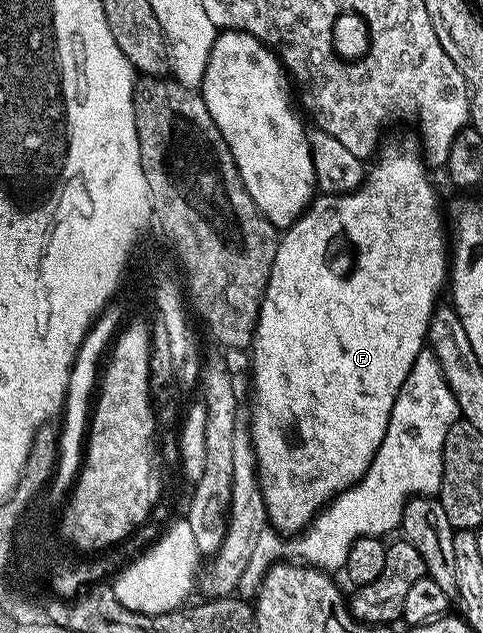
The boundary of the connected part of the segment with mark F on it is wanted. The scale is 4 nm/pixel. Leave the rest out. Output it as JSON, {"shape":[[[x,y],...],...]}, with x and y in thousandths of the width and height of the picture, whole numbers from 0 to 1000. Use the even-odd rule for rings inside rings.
{"shape":[[[805,231],[797,239],[795,237],[797,232],[787,239],[778,254],[770,258],[774,262],[766,261],[762,264],[756,286],[747,289],[745,297],[731,300],[723,306],[658,305],[648,318],[640,321],[631,333],[627,333],[600,357],[588,359],[573,385],[573,397],[569,398],[569,417],[561,417],[561,436],[553,442],[553,457],[549,458],[549,466],[545,468],[540,485],[536,487],[532,523],[524,532],[524,543],[520,548],[520,558],[524,558],[524,667],[520,665],[520,684],[524,689],[524,712],[532,722],[532,746],[540,758],[540,782],[553,801],[553,818],[561,826],[563,836],[580,837],[584,844],[607,847],[629,837],[671,799],[679,799],[698,782],[708,780],[708,777],[723,773],[723,769],[733,768],[733,765],[756,750],[768,731],[772,731],[774,720],[785,714],[785,701],[793,701],[793,689],[801,682],[810,645],[818,645],[818,632],[826,626],[826,613],[834,613],[834,600],[843,600],[843,594],[851,588],[851,575],[859,575],[859,562],[867,562],[867,556],[882,551],[892,499],[909,482],[905,463],[909,463],[911,458],[919,460],[925,452],[930,422],[934,419],[934,382],[925,374],[923,363],[925,344],[921,351],[919,341],[913,340],[913,319],[905,314],[905,306],[896,302],[896,294],[888,289],[886,278],[880,276],[880,269],[884,270],[882,258],[874,254],[870,248],[863,251],[851,239],[828,237],[822,231]]]}

